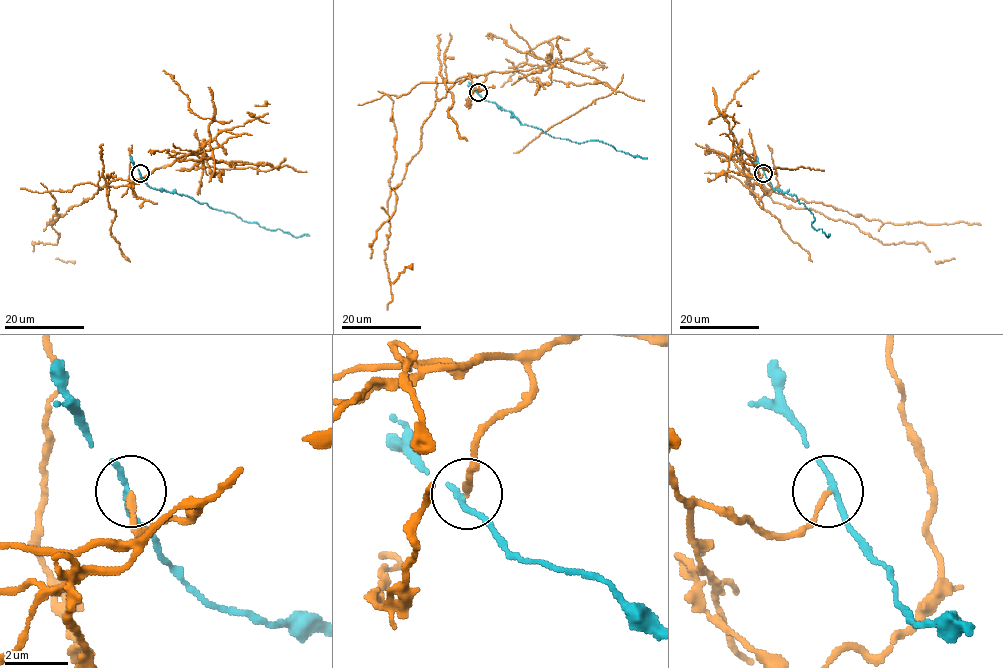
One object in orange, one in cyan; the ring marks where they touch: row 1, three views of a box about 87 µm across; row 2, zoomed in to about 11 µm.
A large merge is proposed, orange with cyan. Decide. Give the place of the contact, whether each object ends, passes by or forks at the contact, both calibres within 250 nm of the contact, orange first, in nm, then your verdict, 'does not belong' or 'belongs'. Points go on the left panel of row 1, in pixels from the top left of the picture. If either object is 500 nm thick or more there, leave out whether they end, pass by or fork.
at (140, 173); orange ends there; cyan ends there; 160 nm thick on the orange side, 200 nm on the other; does not belong

